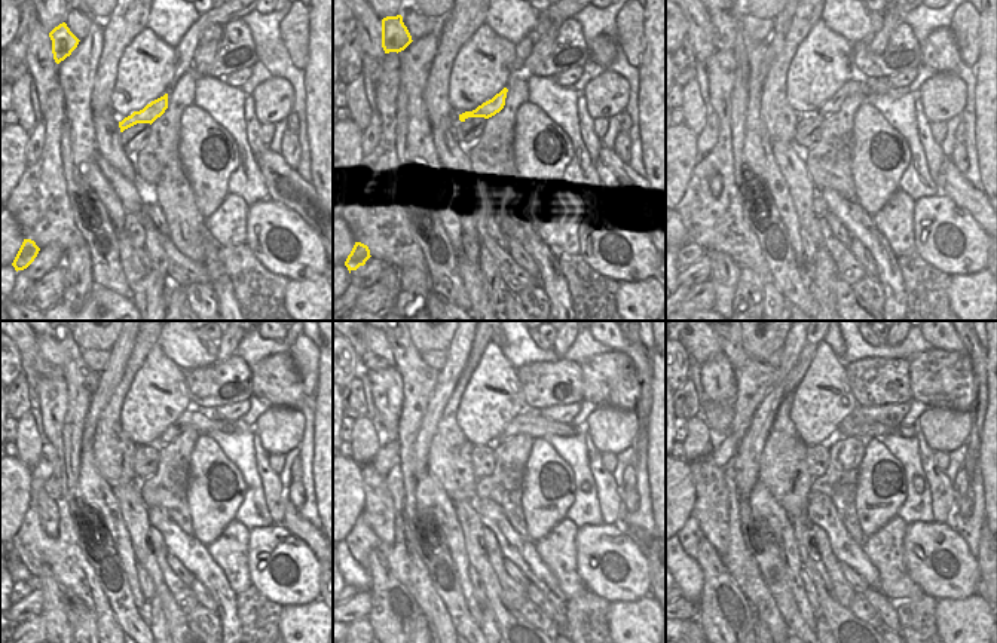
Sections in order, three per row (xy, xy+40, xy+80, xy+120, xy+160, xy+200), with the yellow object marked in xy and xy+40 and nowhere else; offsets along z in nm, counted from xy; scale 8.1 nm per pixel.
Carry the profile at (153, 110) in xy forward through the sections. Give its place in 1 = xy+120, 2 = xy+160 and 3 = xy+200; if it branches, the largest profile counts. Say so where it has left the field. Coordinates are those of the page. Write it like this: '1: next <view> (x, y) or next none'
1: next xy+120 (204, 423)
2: next xy+160 (529, 422)
3: next xy+200 (847, 428)

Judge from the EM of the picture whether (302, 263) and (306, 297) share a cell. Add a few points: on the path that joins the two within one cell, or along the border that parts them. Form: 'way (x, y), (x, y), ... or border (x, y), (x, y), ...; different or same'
border (317, 275), (308, 279), (288, 281); different

